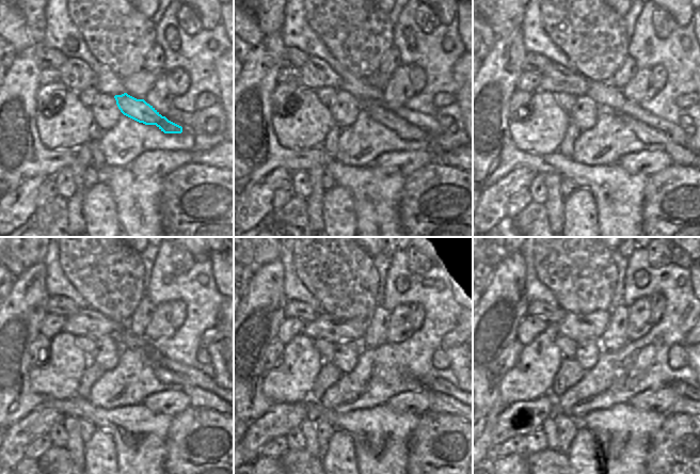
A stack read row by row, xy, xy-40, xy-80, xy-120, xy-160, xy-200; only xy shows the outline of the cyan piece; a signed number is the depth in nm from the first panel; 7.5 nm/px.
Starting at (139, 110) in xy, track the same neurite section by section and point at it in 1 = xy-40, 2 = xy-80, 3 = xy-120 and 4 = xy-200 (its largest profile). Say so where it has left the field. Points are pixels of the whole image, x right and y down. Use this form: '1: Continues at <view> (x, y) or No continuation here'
1: Continues at xy-40 (390, 119)
2: Continues at xy-80 (680, 155)
3: Continues at xy-120 (200, 397)
4: Continues at xy-200 (683, 405).

